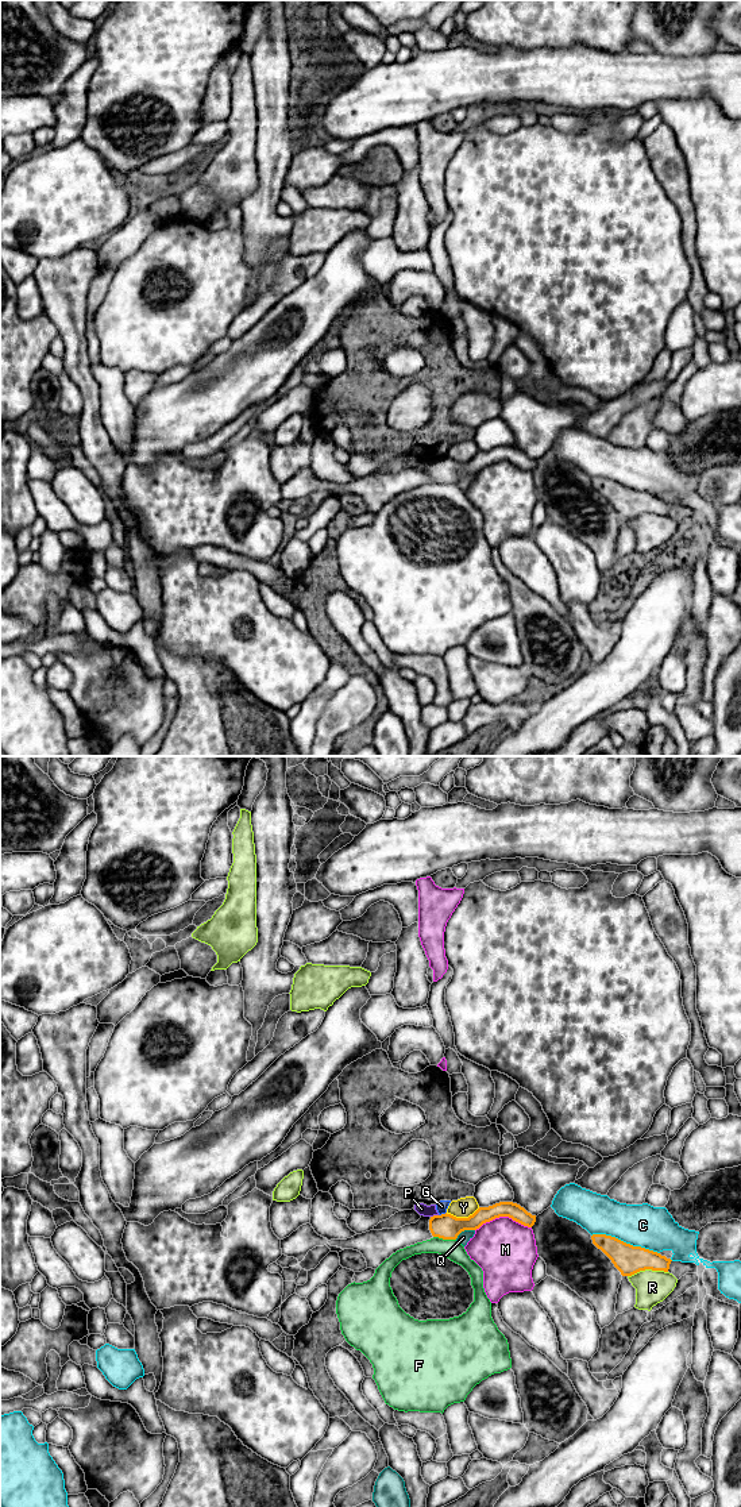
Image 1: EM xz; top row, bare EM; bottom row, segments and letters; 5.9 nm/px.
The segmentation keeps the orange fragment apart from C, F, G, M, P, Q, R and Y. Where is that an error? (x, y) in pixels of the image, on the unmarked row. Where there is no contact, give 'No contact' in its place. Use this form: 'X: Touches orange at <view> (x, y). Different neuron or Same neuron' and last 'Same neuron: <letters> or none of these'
C: Touches orange at xz (625, 486). Different neuron
F: Touches orange at xz (444, 482). Different neuron
G: Touches orange at xz (442, 458). Different neuron
M: Touches orange at xz (502, 459). Different neuron
P: Touches orange at xz (433, 459). Different neuron
Q: Touches orange at xz (464, 473). Different neuron
R: Touches orange at xz (647, 512). Different neuron
Y: Touches orange at xz (462, 462). Different neuron
Same neuron: none of these

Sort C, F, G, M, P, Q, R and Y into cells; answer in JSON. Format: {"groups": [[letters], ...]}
{"groups": [["C"], ["F"], ["G", "P"], ["M"], ["Q"], ["R"], ["Y"]]}

